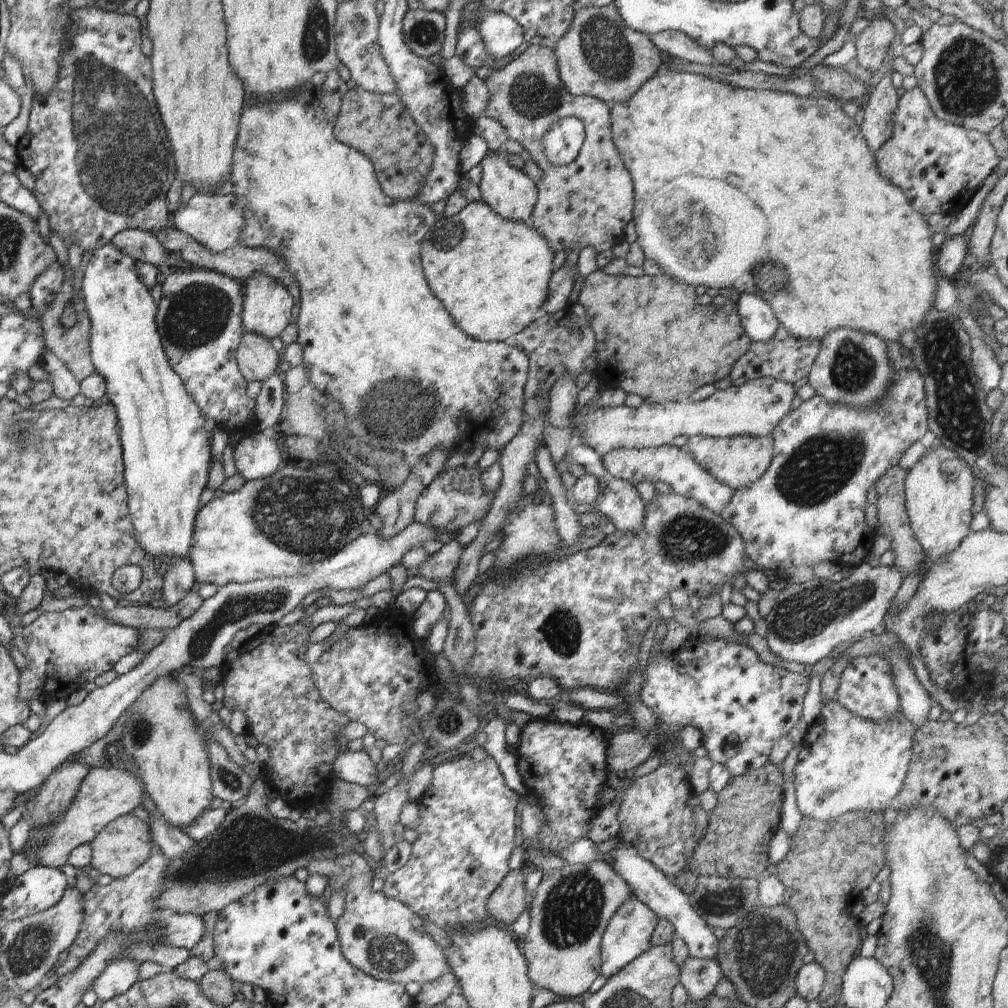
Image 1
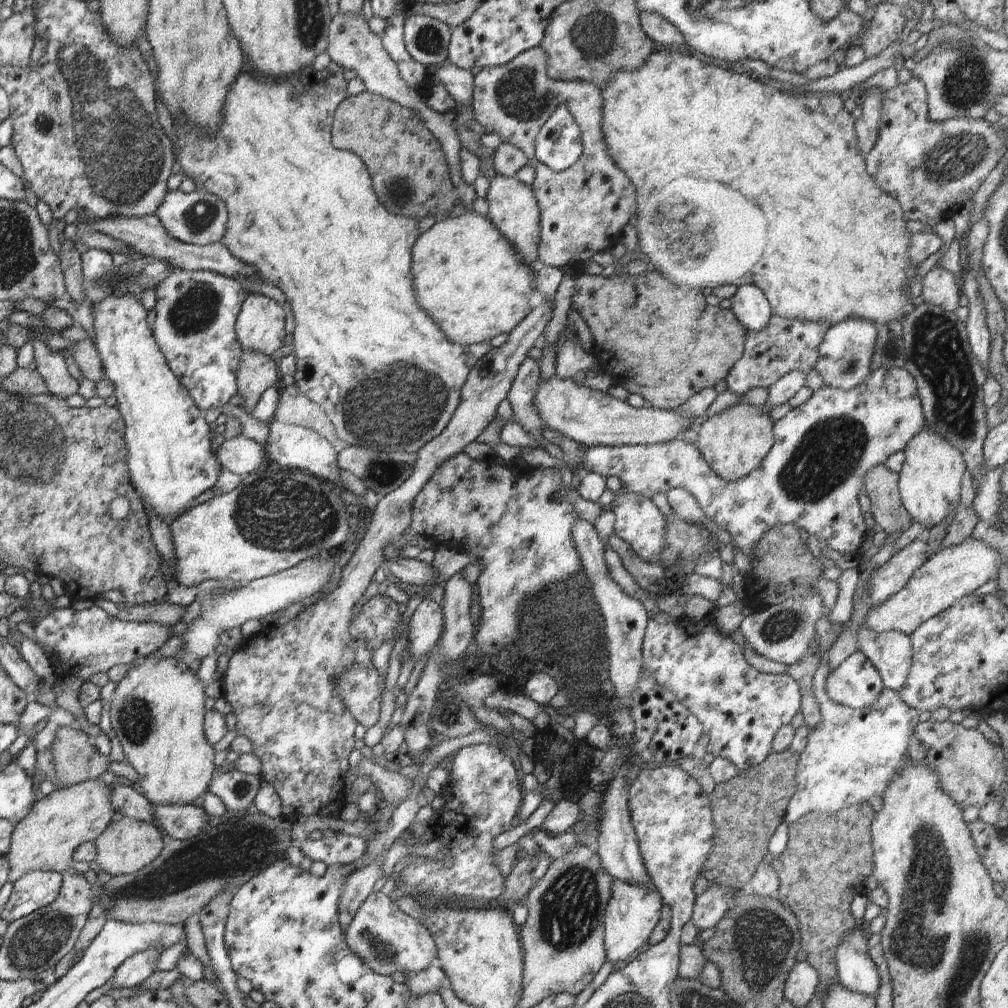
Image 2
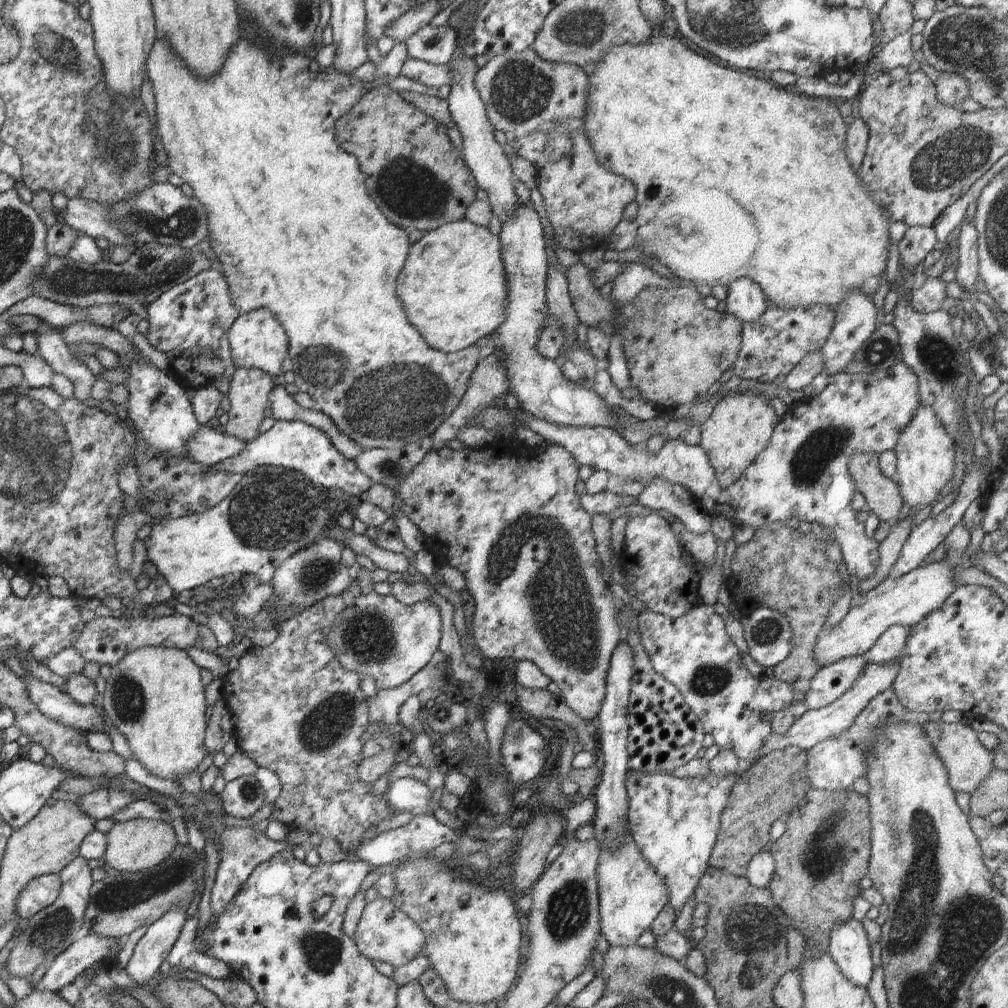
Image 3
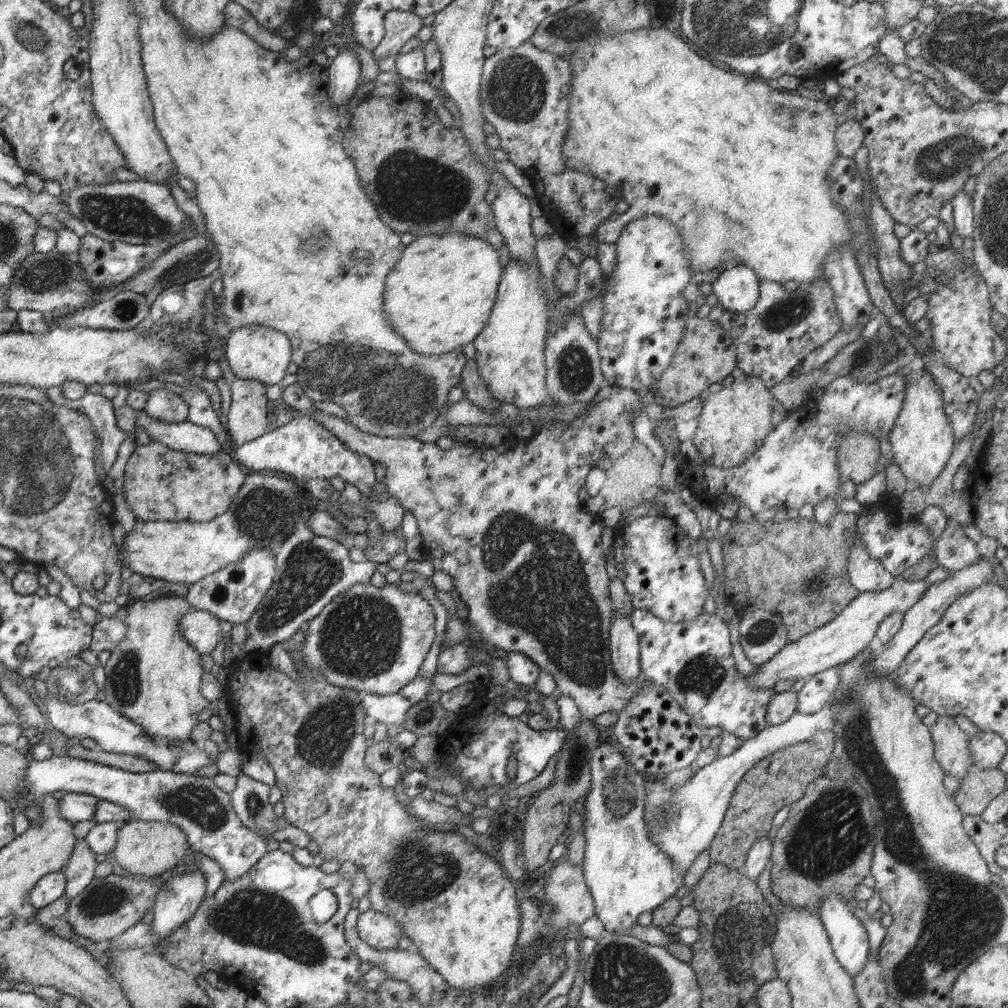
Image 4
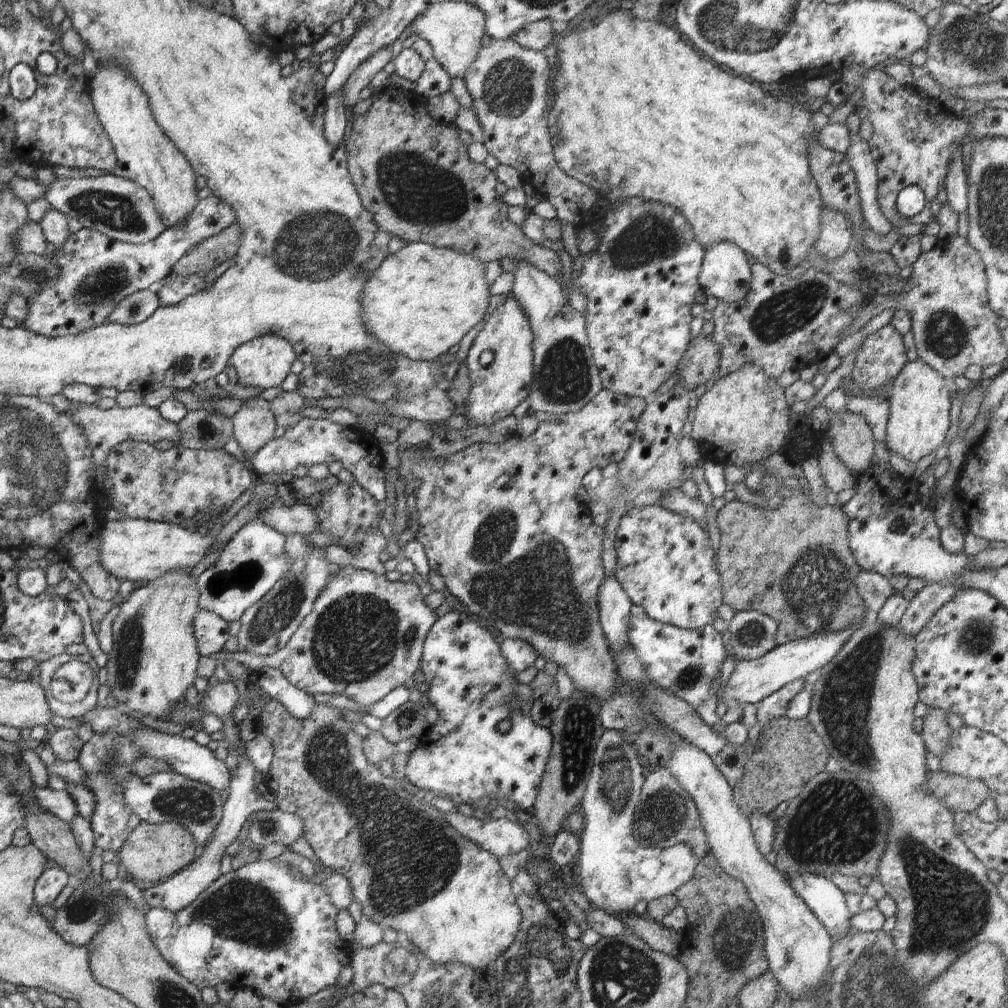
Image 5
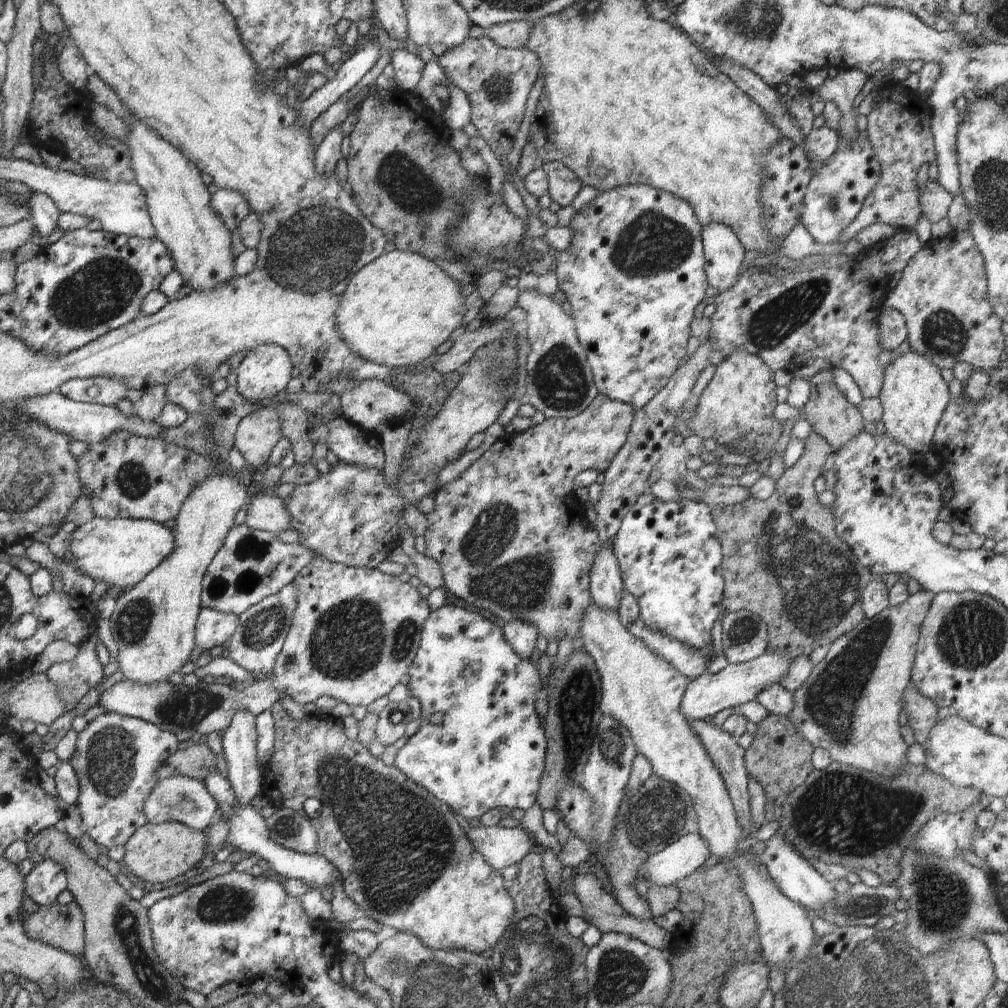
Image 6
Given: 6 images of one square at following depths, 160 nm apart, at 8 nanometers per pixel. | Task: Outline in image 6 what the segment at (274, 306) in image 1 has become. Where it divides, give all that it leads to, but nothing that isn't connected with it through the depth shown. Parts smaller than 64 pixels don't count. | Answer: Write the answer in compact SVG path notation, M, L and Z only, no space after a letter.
M260 345L247 351L237 366L236 390L251 403L276 397L292 378L290 355L278 345Z

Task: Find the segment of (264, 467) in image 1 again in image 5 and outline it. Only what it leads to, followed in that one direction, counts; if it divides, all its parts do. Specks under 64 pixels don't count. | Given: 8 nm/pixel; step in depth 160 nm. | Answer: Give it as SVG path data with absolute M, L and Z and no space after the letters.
M75 403L75 405L72 405L67 411L62 413L66 413L73 418L89 442L96 464L95 485L99 492L103 490L103 466L111 448L126 441L142 441L153 445L158 440L174 440L177 444L180 436L180 429L177 424L167 421L158 412L157 408L147 407L146 405L128 408L116 405L104 410L96 405Z

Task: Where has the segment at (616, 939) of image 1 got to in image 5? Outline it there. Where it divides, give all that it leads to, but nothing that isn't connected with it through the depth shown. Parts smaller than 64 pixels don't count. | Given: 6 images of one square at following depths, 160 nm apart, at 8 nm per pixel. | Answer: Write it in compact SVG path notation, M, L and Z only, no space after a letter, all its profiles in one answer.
M605 729L604 734L596 741L589 781L579 806L583 814L583 829L578 836L581 847L577 857L579 867L576 878L584 889L583 896L592 907L609 913L614 912L618 916L632 913L634 906L640 900L649 903L663 896L672 895L677 888L692 878L699 861L690 844L678 843L665 849L649 849L640 845L634 838L632 829L635 810L644 781L643 760L640 759L636 746L618 731Z

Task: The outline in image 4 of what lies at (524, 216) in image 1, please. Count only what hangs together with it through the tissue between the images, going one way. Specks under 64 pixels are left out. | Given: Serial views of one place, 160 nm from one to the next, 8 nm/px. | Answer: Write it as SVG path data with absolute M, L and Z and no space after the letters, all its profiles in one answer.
M509 258L503 268L502 278L497 289L494 309L488 320L488 324L479 336L474 340L476 347L476 363L479 374L488 386L488 392L501 404L513 404L518 409L536 408L556 405L552 396L548 394L548 382L546 382L546 358L544 357L545 338L548 326L548 304L544 298L544 292L540 288L541 272L538 260L532 262L520 262Z

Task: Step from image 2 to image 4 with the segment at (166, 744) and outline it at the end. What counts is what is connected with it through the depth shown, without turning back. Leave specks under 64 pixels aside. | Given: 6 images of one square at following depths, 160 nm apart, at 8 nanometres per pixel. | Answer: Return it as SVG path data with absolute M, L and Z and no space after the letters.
M165 593L164 596L154 600L145 598L132 600L126 609L128 616L124 618L124 623L128 626L128 632L104 666L105 702L118 714L138 724L146 736L150 736L152 740L160 740L160 744L162 740L193 742L191 732L198 725L198 716L204 708L209 706L209 701L200 693L201 677L204 673L200 655L190 647L190 644L186 644L186 640L180 636L180 630L178 630L182 616L192 611L190 604L185 597L178 598L178 594Z

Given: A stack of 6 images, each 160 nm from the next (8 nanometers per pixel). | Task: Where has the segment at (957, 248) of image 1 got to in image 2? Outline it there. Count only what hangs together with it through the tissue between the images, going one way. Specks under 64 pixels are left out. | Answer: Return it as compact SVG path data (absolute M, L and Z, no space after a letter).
M934 268L923 278L922 298L925 304L953 312L960 307L961 287L947 269Z

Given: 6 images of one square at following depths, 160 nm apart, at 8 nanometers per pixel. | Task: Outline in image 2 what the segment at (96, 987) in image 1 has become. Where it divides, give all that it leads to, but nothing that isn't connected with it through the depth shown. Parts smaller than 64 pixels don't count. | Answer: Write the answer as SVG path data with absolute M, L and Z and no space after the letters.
M148 948L148 950L138 952L124 960L124 963L116 968L112 988L120 990L140 987L142 982L145 982L153 974L152 970L156 966L160 952L160 948Z

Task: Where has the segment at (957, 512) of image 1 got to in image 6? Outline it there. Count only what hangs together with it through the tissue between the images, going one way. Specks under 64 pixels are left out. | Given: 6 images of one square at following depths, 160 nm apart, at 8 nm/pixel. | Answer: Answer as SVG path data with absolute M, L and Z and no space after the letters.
M910 351L896 355L885 368L881 393L877 398L883 408L886 434L904 444L913 453L924 455L932 450L932 435L950 398L948 383L941 370L925 356Z

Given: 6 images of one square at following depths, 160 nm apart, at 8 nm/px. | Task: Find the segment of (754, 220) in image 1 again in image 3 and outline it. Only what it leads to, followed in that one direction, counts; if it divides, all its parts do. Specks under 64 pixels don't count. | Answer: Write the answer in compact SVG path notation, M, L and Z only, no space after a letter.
M666 36L651 37L646 44L622 44L616 46L616 48L610 48L604 58L596 64L596 66L584 67L583 72L588 76L588 82L590 82L588 102L586 102L586 114L584 114L584 132L592 144L592 150L596 154L596 159L599 164L602 164L604 168L614 172L627 180L632 182L632 185L636 188L636 202L638 203L638 217L634 222L622 221L612 232L611 236L604 240L602 249L611 249L618 252L628 250L631 248L640 248L640 251L647 256L658 260L660 264L666 266L669 269L670 275L676 276L686 282L692 283L694 287L701 287L702 285L708 285L715 287L716 285L728 286L736 280L742 278L748 278L755 284L760 286L763 294L767 300L770 300L774 306L782 308L783 310L791 311L792 308L808 308L814 304L826 304L826 306L835 307L844 300L844 296L848 296L848 292L860 292L864 296L868 296L870 300L873 300L882 279L882 275L886 274L886 266L888 260L888 249L890 246L890 232L889 228L892 223L891 218L887 212L884 212L882 206L878 202L874 202L874 198L870 196L864 188L863 181L859 178L859 174L852 168L848 156L846 156L846 134L848 125L843 120L839 111L839 102L828 98L815 98L808 97L802 94L792 94L792 92L786 92L782 88L779 88L776 84L773 84L768 77L762 75L749 76L746 72L739 71L738 69L731 69L729 66L721 65L721 63L714 64L710 58L704 57L696 52L690 50L682 44L680 39L668 38Z

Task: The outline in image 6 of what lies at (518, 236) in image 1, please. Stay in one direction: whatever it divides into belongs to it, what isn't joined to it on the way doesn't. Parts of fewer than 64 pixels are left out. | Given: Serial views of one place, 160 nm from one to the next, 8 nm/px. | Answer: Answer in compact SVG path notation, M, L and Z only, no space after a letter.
M395 249L365 264L352 276L344 292L346 300L339 300L335 321L337 332L348 348L360 357L360 362L374 362L388 368L417 365L431 354L435 354L436 348L450 338L453 330L463 326L462 318L467 309L464 305L465 298L462 298L457 281L447 276L438 267L438 262L420 253Z

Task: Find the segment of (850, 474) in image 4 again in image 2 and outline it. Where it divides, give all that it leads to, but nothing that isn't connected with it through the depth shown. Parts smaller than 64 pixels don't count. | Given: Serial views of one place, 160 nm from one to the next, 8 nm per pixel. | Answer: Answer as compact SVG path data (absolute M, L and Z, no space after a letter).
M885 465L876 466L864 478L863 493L870 498L871 512L877 529L891 534L904 532L914 520L902 505L899 494L899 473L888 470Z

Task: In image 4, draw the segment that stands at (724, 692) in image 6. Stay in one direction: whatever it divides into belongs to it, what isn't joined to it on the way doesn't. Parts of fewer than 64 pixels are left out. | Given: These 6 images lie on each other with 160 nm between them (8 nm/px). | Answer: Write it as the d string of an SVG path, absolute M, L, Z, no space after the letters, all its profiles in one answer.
M896 578L894 584L884 592L859 593L828 625L796 640L796 643L789 643L772 660L768 660L768 663L764 662L752 676L746 677L748 684L752 684L752 688L758 686L758 688L774 689L780 682L785 684L787 680L798 681L800 678L804 680L808 676L815 676L824 670L852 661L852 658L860 656L860 652L868 650L880 622L885 620L886 616L893 614L903 616L920 600L921 596L924 596L925 592L928 592L928 588L930 586L924 580Z

